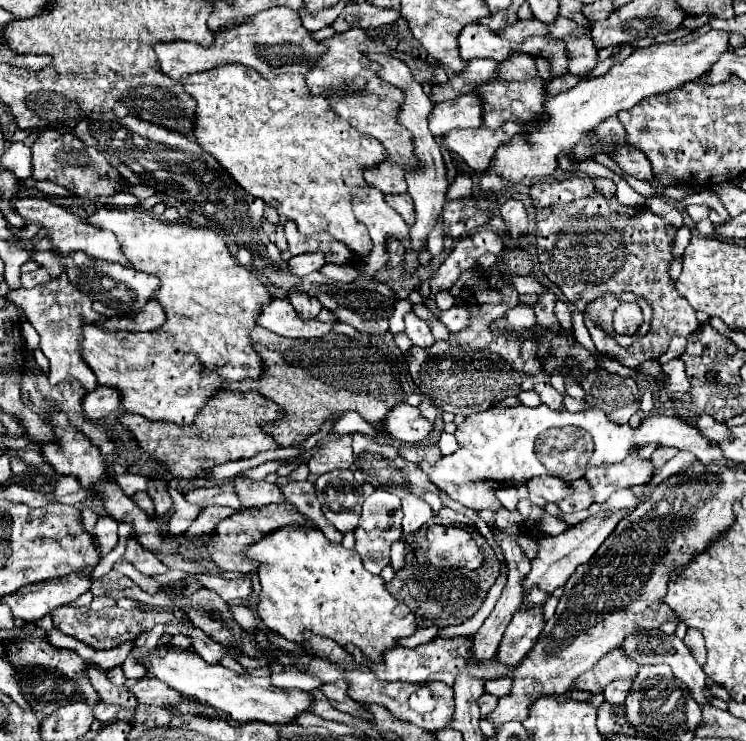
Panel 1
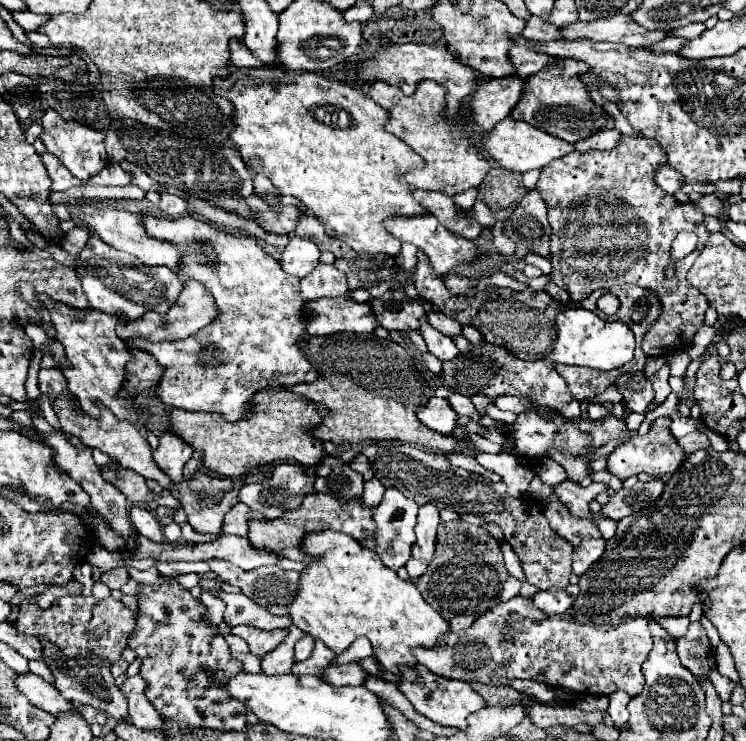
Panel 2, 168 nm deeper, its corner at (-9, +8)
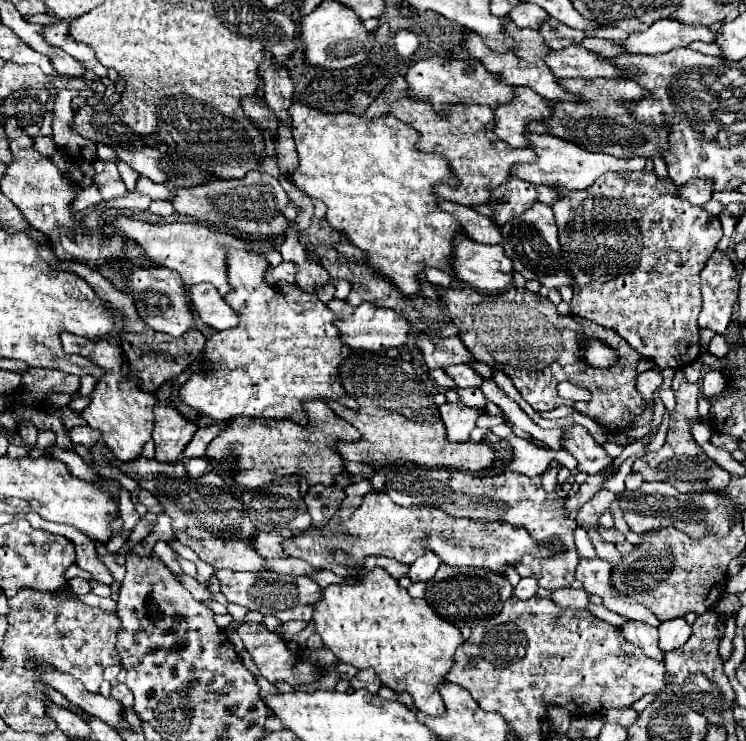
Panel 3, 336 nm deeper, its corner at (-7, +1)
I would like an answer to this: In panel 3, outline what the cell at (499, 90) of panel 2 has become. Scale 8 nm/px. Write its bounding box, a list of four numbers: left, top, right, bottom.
[494,89,554,147]

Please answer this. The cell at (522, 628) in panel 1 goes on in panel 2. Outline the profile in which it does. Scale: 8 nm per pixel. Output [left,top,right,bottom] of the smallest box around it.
[532,588,572,614]

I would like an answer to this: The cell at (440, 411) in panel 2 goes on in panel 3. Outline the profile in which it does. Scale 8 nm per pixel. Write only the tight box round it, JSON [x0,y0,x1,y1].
[440,403,484,441]

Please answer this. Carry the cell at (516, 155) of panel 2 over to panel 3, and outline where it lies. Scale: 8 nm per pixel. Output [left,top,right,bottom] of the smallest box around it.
[514,133,646,191]

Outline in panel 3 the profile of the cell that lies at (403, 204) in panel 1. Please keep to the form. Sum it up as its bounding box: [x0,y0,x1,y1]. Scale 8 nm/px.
[442,203,502,245]

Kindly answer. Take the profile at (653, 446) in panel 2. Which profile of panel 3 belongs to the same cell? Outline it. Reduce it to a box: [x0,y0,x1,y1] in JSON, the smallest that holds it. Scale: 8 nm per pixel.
[632,369,730,493]

